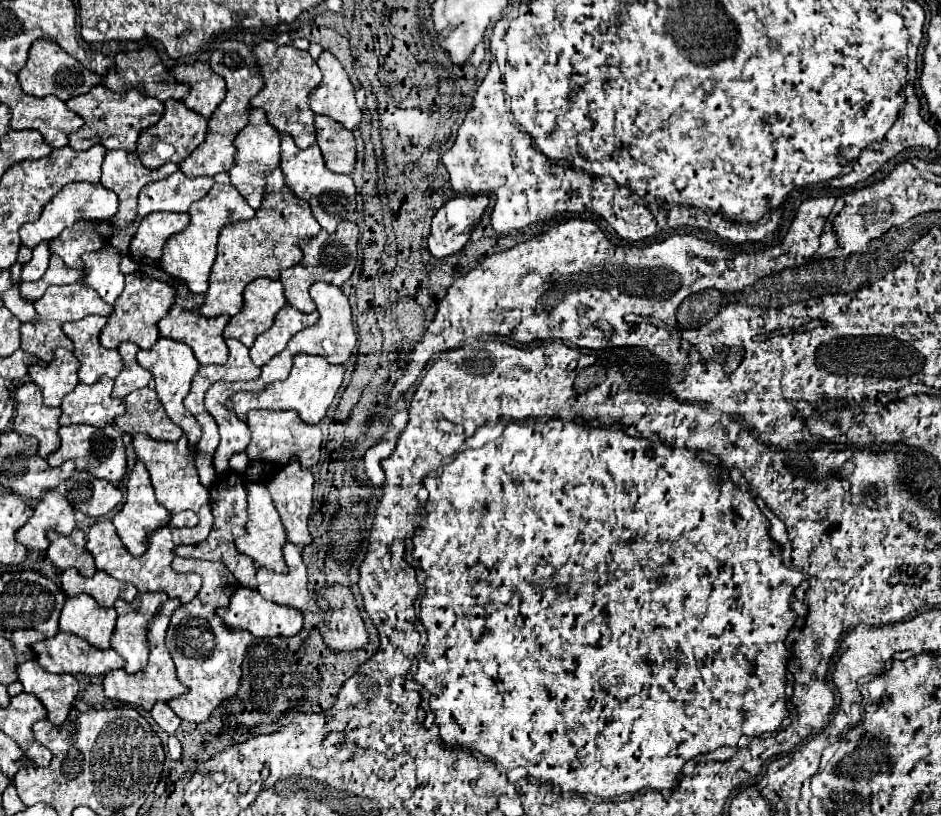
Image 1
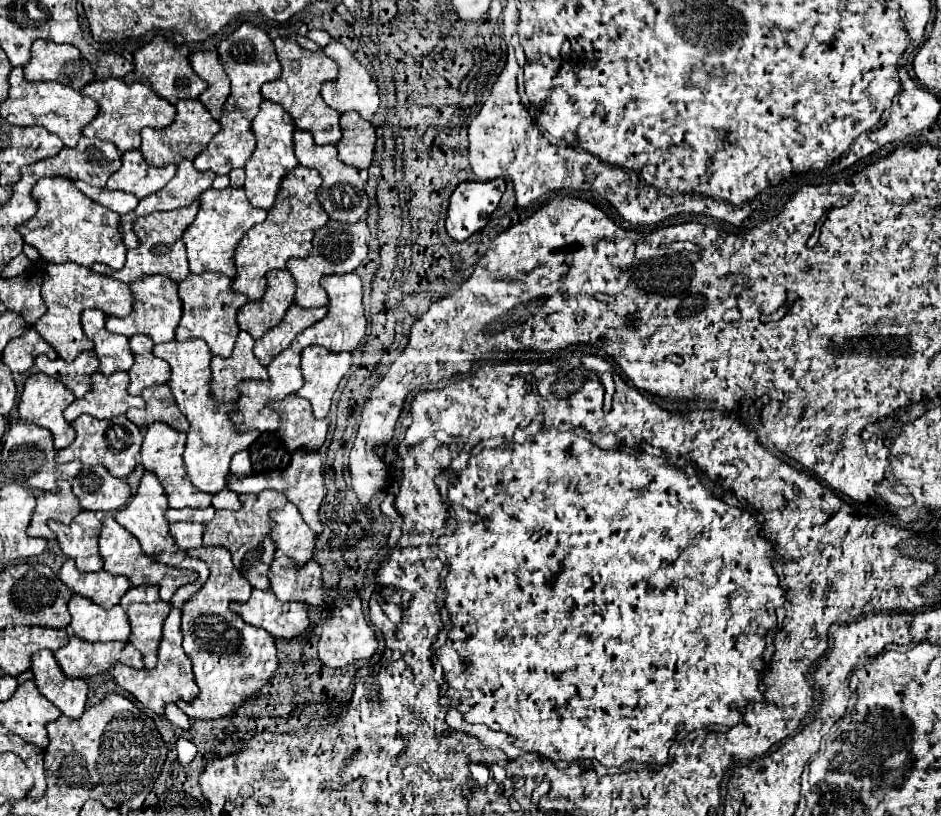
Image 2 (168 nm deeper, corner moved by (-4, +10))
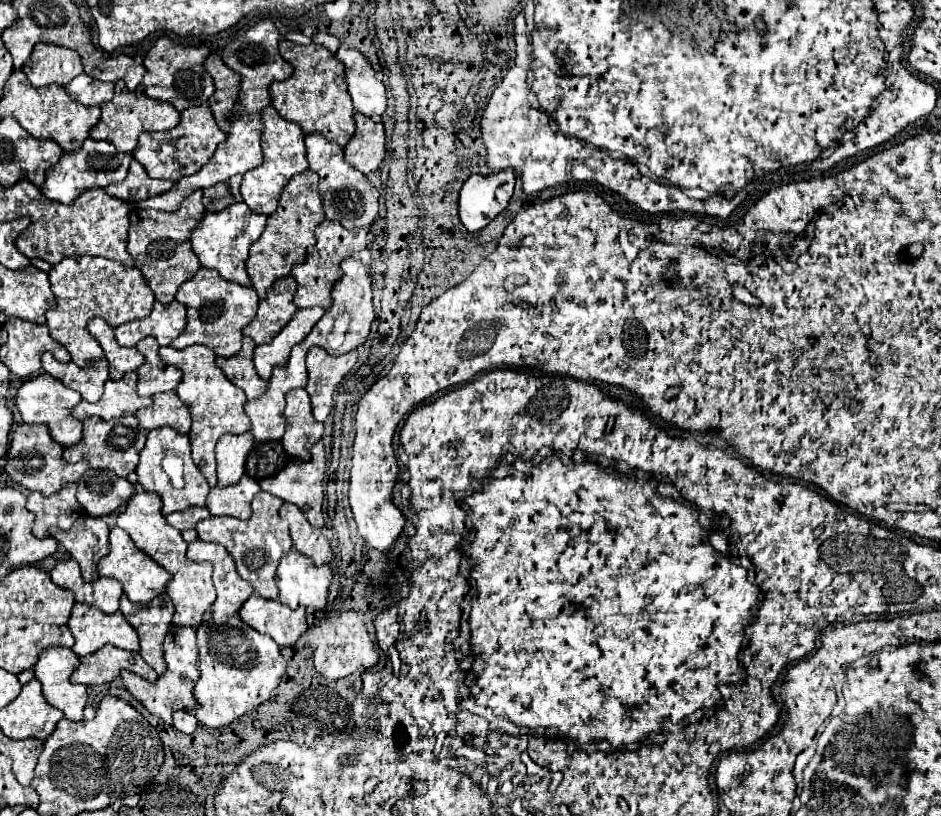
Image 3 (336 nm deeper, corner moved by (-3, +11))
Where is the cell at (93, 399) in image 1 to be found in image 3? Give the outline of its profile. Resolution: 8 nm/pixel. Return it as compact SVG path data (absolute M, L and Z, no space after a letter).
M130 372L126 374L120 382L108 380L104 384L104 394L98 402L90 404L82 400L74 410L72 416L78 420L86 420L90 416L100 416L104 420L116 418L116 416L126 416L126 414L136 414L140 408L150 406L152 398L142 398L136 392L136 382L138 374Z

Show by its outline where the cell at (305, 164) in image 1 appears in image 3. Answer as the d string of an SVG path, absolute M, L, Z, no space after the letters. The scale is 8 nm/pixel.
M308 134L306 148L308 148L310 170L314 170L320 176L318 190L322 196L326 218L340 222L344 228L368 230L370 224L378 218L380 192L366 180L366 176L362 176L358 170L354 170L350 164L344 162L344 150L336 142L330 142L320 134Z

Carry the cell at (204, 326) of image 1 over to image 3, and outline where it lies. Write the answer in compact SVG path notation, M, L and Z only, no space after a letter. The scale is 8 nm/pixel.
M200 268L196 276L186 280L180 286L176 300L186 304L188 324L186 324L186 330L172 342L172 348L204 344L224 358L238 354L238 350L242 348L242 328L254 320L254 314L258 308L258 294L254 288L228 282L212 268Z

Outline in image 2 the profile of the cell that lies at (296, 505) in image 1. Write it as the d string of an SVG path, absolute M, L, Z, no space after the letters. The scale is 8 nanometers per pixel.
M303 449L295 451L293 457L291 457L291 463L287 469L283 471L265 471L265 473L257 473L257 475L251 475L251 477L245 477L245 479L239 479L237 475L231 475L227 473L227 487L235 493L259 493L263 489L275 489L275 491L281 491L301 513L303 521L319 535L323 531L323 525L319 521L319 505L327 493L325 489L325 483L323 483L323 465L321 465L321 459L317 453L305 453Z

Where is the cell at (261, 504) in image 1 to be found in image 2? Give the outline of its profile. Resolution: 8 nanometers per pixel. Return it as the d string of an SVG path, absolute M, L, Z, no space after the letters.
M285 503L279 509L269 511L275 527L271 529L271 539L277 547L277 555L287 555L297 567L305 565L313 557L315 533L301 519L293 503Z

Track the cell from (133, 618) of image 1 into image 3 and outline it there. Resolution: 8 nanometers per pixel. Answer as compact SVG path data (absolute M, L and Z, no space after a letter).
M166 594L154 598L150 604L134 604L126 596L120 598L120 612L124 614L126 622L138 632L140 636L140 656L158 672L166 672L164 648L162 642L168 634L174 606Z

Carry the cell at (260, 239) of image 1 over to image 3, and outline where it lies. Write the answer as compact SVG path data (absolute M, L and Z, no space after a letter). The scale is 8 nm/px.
M312 170L300 172L290 178L290 182L282 188L280 202L274 214L268 216L268 224L258 242L250 248L250 258L246 260L246 270L254 284L254 290L260 298L266 296L266 290L278 280L290 274L292 266L306 260L306 250L316 242L314 230L324 220L324 210L318 192L318 174Z

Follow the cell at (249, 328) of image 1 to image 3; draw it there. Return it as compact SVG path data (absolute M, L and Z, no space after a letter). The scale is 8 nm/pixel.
M286 276L286 278L280 278L278 282L274 282L274 286L268 290L266 298L260 300L256 318L244 328L244 336L250 336L258 346L270 342L270 340L290 322L290 318L292 318L294 312L296 312L296 306L294 306L294 302L292 302L294 292L296 292L296 280L294 280L292 276Z

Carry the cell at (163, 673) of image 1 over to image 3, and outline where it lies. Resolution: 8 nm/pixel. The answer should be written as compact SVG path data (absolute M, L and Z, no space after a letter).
M170 626L168 636L166 636L166 662L168 662L168 670L166 674L162 674L156 682L148 682L132 672L122 672L122 682L126 686L126 690L138 700L142 702L150 714L162 718L166 724L172 724L172 712L174 710L184 710L184 708L194 708L196 700L192 696L194 684L200 678L200 670L198 670L198 646L196 646L196 630L190 628L176 628Z

